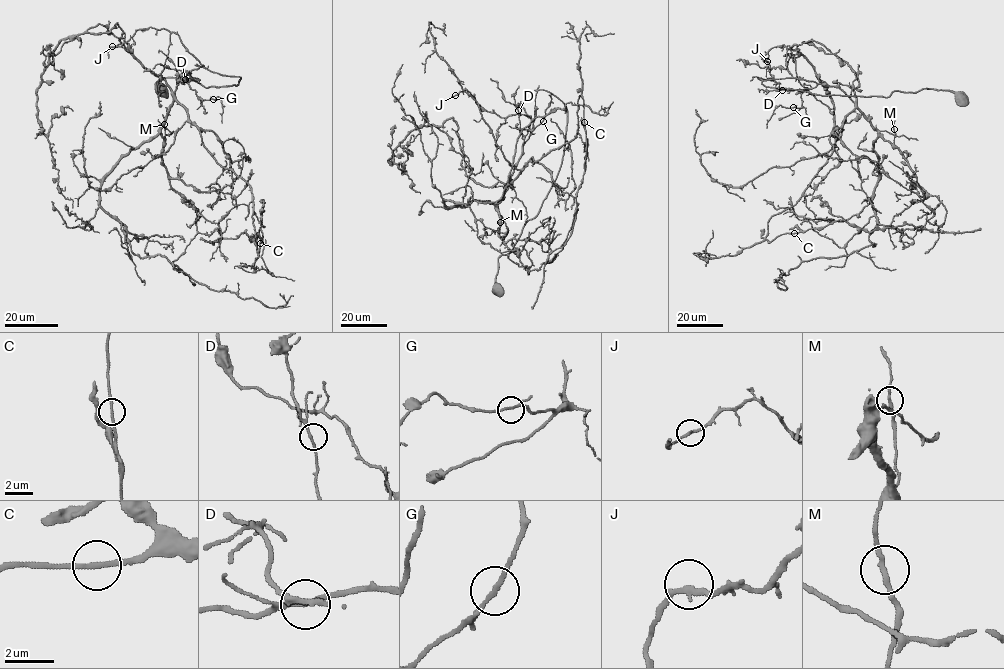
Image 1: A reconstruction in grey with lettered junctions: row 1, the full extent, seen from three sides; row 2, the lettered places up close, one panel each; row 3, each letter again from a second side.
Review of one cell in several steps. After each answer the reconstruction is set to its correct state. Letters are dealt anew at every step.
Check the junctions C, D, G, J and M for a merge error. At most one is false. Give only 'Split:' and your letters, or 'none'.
Split: C

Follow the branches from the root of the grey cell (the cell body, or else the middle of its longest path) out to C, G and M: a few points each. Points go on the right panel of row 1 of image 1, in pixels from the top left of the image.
C: (959, 101), (763, 80), (838, 86), (854, 103), (828, 161), (765, 238), (794, 233)
G: (959, 101), (943, 90), (820, 95), (761, 82), (814, 81), (801, 95), (802, 106), (793, 107)
M: (959, 101), (943, 90), (820, 95), (761, 82), (798, 78), (838, 86), (893, 144), (894, 129)

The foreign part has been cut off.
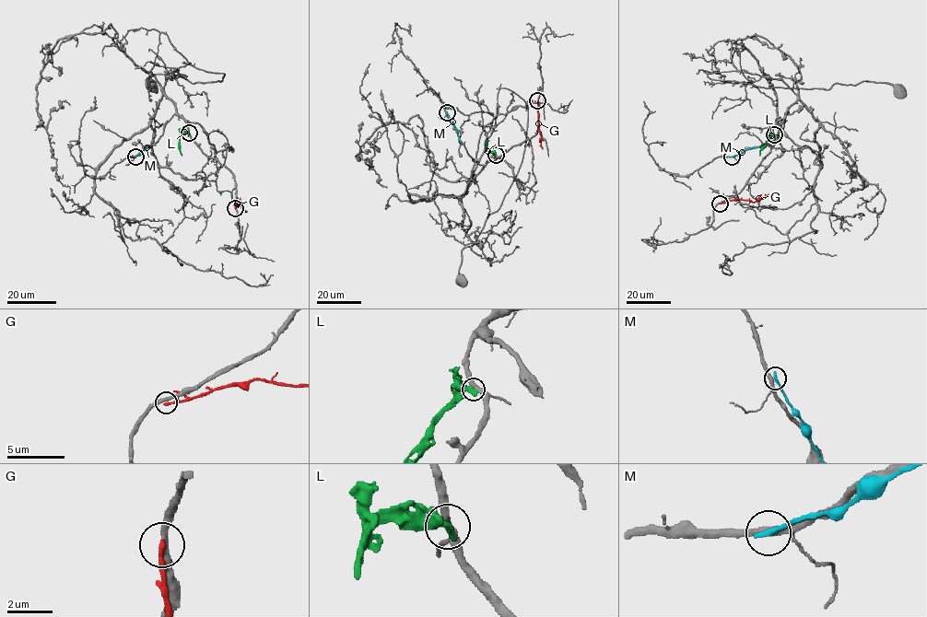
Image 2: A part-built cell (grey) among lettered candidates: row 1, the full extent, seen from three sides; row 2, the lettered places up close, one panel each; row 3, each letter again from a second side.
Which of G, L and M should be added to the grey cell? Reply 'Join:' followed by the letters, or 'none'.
Join: none

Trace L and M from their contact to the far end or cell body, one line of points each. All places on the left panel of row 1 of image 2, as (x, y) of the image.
L: (189, 133), (180, 135), (181, 155)
M: (135, 157), (148, 145), (150, 147)

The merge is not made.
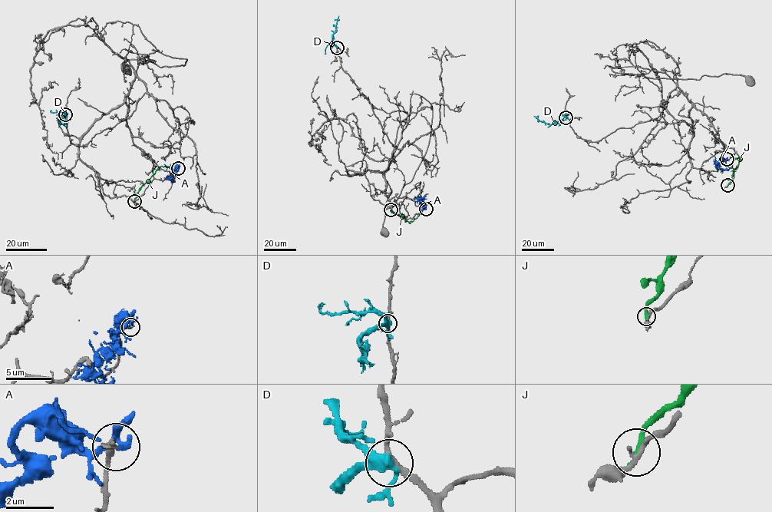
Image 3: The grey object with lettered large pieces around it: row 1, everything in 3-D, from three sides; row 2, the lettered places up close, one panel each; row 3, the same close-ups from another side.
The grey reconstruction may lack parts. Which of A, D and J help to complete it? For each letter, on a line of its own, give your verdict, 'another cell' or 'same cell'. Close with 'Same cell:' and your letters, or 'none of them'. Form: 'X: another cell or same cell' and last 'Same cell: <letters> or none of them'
A: another cell
D: another cell
J: another cell
Same cell: none of them

